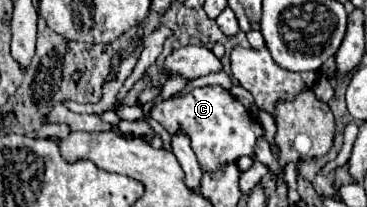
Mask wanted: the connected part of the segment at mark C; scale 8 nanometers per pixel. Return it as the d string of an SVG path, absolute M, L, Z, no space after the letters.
M221 86L193 88L185 96L173 96L155 106L151 118L155 118L169 134L175 134L175 130L183 130L183 134L191 138L191 148L205 172L237 162L241 156L255 158L257 138L265 134L259 120L251 116L249 110L243 108L243 104Z

